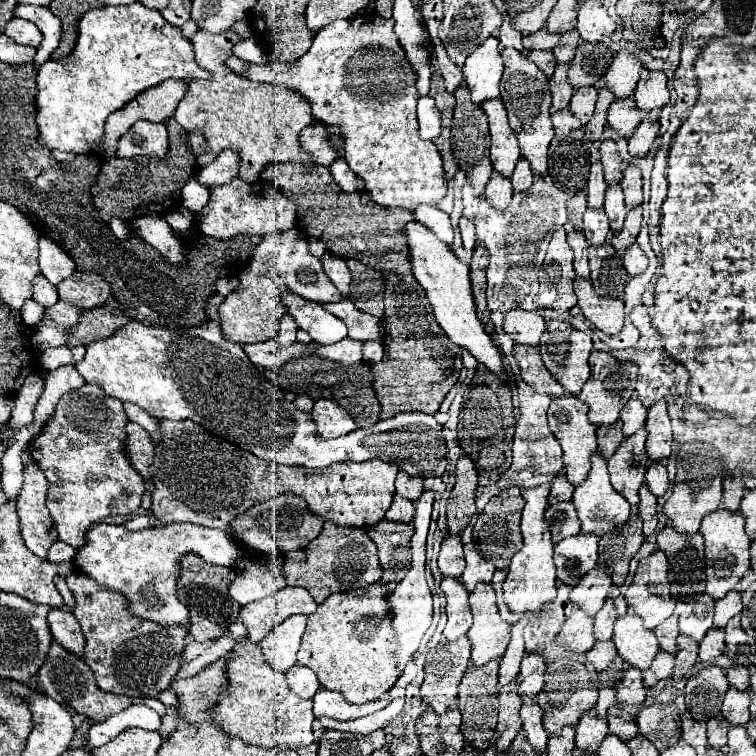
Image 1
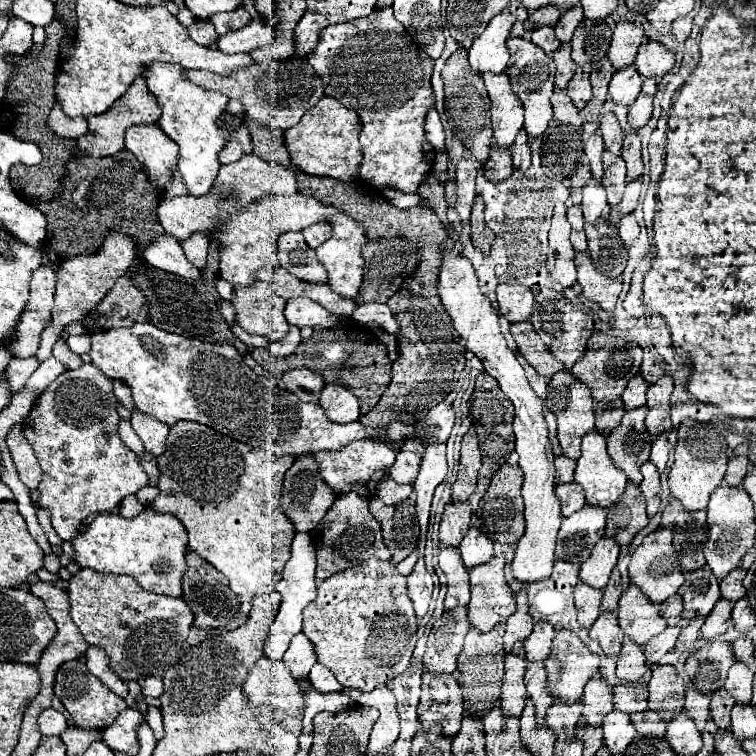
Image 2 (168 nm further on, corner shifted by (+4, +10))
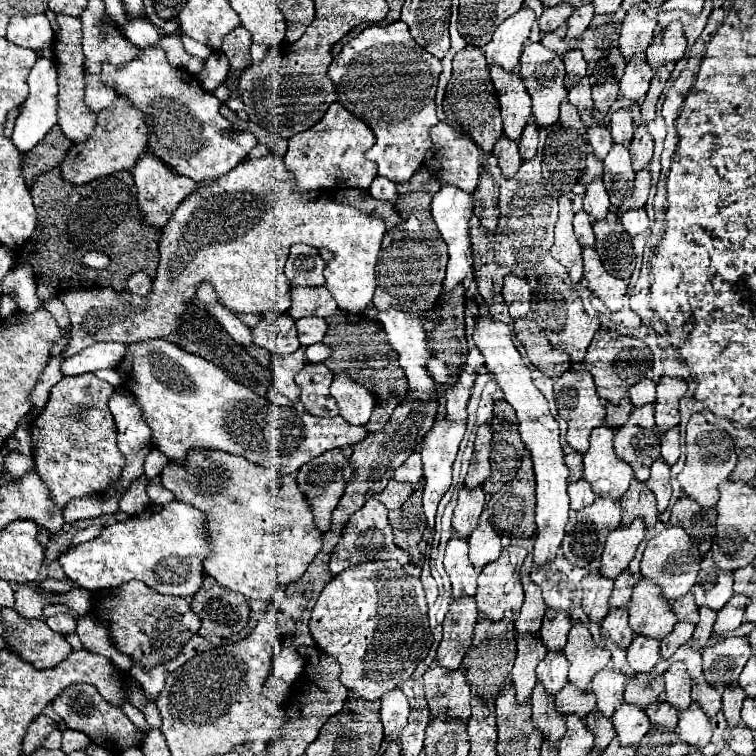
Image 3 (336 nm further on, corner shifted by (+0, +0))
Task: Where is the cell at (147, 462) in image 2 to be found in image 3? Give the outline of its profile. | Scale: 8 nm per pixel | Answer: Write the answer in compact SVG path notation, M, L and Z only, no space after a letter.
M138 478L122 496L120 500L120 510L130 514L130 516L138 516L144 512L144 508L150 504L150 498L146 494L146 484L142 482L142 478Z

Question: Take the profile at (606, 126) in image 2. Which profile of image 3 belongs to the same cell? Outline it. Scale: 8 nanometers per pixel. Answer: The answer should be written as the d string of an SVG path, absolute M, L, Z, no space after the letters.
M620 108L610 118L610 132L614 136L614 142L628 146L632 142L634 134L634 122L632 122L632 110Z

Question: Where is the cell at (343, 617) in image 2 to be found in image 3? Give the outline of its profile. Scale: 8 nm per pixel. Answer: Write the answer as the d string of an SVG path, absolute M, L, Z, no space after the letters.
M376 560L348 566L344 572L334 576L316 600L310 618L310 632L316 646L340 662L342 684L366 700L378 700L384 692L390 692L406 682L414 668L426 658L434 642L428 626L428 608L422 584L396 560Z

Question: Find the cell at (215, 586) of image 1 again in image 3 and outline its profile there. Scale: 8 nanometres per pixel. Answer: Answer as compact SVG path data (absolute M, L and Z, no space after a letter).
M206 576L202 588L192 598L192 610L200 618L200 636L232 638L246 628L250 618L248 600L232 590L220 586L214 578Z

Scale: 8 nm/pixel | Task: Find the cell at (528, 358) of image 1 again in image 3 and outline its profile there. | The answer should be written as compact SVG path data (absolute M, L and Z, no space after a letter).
M518 318L514 322L514 332L524 344L530 362L550 378L556 378L570 370L570 356L558 348L552 348L542 328L532 318Z

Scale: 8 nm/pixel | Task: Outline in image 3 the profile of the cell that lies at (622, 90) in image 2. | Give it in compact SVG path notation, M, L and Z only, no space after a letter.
M634 54L634 58L630 58L626 62L624 76L620 78L622 96L640 102L646 96L646 90L648 90L648 84L652 80L652 74L654 72L646 62L646 54Z

